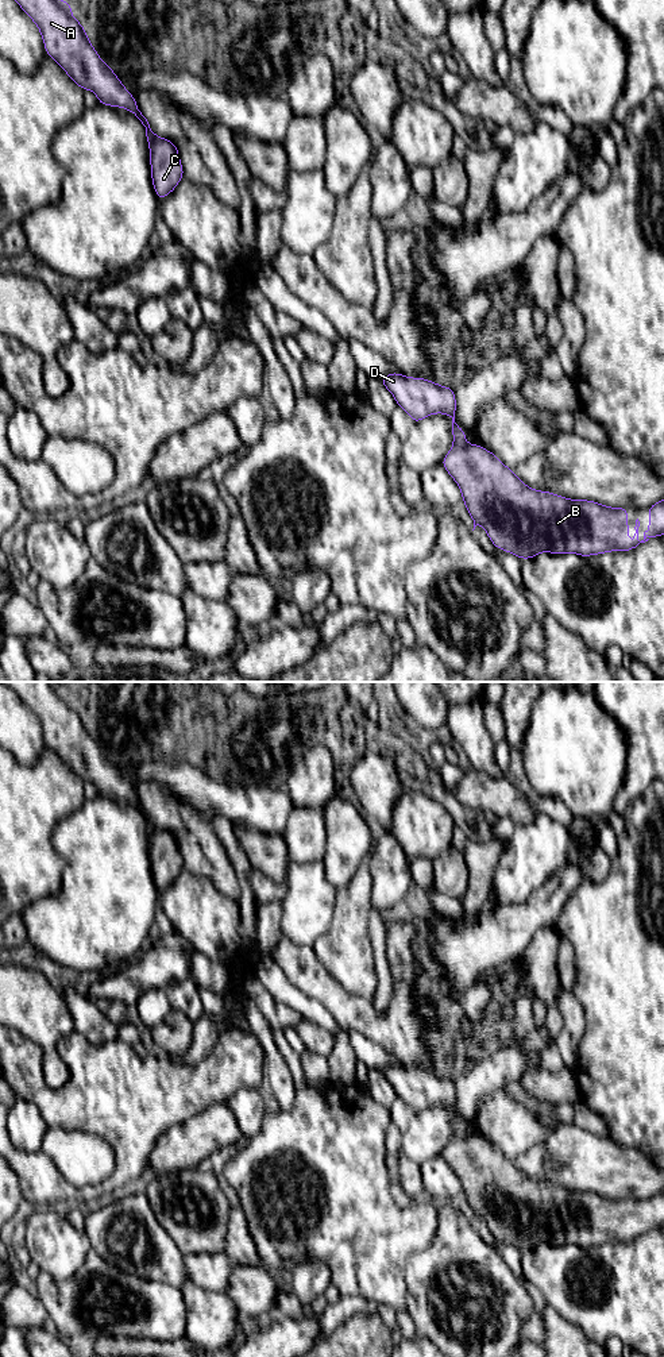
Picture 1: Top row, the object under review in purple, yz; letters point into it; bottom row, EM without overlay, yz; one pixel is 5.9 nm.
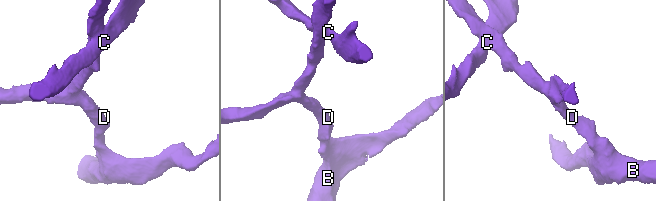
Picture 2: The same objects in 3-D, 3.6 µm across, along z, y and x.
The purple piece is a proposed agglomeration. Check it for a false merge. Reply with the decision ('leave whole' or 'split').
split

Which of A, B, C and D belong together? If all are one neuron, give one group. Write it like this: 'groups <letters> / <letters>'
groups A B D / C

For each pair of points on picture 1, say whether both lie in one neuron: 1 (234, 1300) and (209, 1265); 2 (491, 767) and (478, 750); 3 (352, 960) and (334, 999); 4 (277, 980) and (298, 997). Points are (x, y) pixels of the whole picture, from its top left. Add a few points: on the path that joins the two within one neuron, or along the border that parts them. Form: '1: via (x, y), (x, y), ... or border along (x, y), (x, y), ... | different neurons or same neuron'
1: via (232, 1292), (217, 1273) | same neuron
2: via (487, 763), (481, 754) | same neuron
3: border along (319, 960), (348, 991), (369, 998) | different neurons
4: via (282, 986), (293, 997) | same neuron

